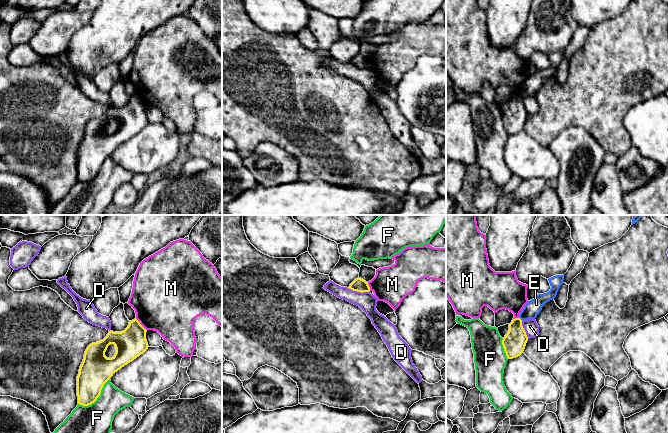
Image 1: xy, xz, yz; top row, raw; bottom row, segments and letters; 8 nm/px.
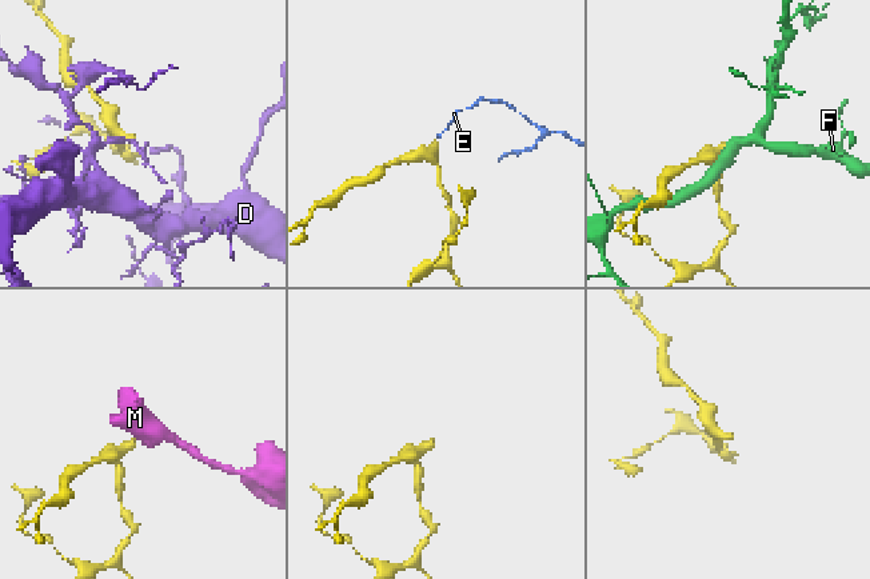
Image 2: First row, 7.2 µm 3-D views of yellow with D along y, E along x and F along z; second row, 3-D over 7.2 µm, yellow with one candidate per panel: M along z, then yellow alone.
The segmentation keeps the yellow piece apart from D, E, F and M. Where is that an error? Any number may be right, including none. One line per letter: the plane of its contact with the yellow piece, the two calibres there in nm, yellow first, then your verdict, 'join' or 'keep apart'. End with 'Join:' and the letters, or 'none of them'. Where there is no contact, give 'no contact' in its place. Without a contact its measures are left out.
D: xz | 110/150 nm | keep apart
E: yz | 190/130 nm | keep apart
F: xy | 260/340 nm | keep apart
M: xy | 240/460 nm | keep apart
Join: none of them

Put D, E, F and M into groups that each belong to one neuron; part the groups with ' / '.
D / E / F / M

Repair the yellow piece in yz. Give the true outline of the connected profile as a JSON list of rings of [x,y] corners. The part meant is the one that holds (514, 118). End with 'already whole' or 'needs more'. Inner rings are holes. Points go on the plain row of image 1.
[[[515,94],[509,100],[509,107],[502,116],[502,121],[508,135],[520,132],[526,122],[528,113],[522,102],[522,96]]] | already whole

